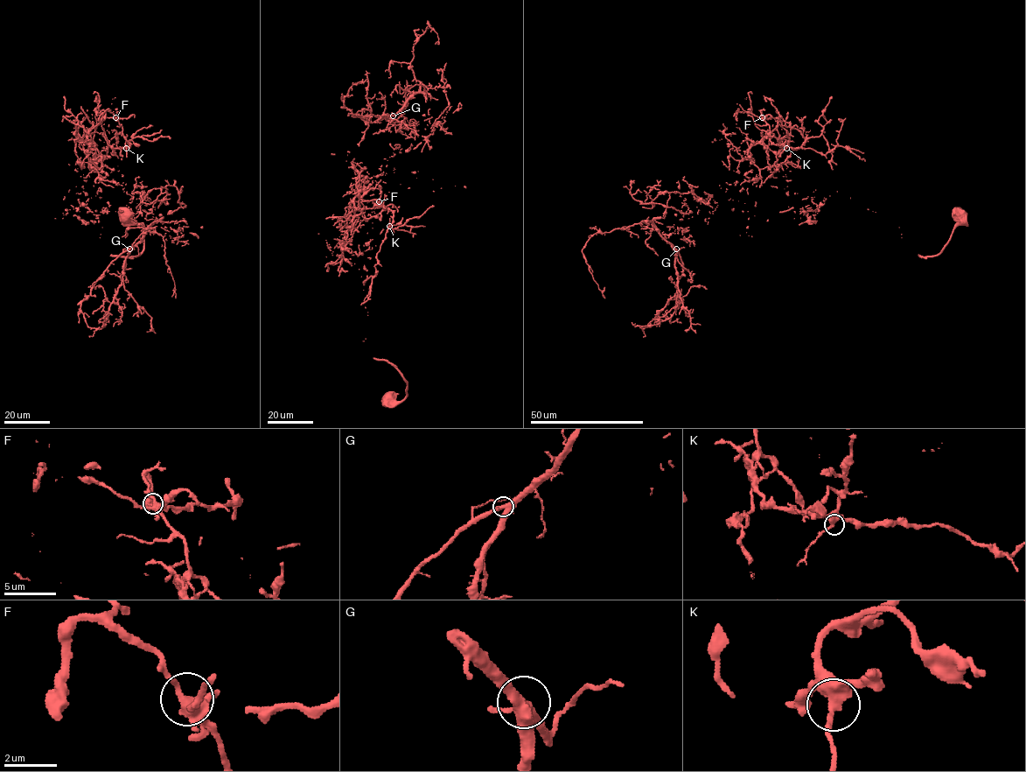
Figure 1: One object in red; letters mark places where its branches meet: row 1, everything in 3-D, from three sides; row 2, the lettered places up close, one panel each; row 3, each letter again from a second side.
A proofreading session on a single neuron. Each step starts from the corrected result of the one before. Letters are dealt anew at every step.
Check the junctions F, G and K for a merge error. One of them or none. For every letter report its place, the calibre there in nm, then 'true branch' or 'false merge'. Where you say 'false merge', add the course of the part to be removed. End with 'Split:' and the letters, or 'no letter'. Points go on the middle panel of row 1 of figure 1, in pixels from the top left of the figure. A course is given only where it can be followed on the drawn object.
F: at (379, 201); 400 nm thick; true branch
G: at (393, 115); 380 nm thick; true branch
K: at (389, 226); 400 nm thick; true branch
Split: no letter

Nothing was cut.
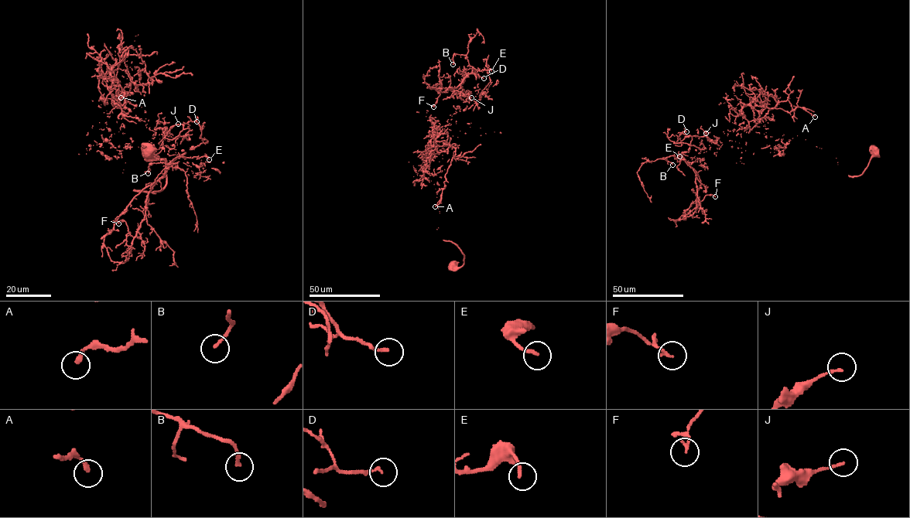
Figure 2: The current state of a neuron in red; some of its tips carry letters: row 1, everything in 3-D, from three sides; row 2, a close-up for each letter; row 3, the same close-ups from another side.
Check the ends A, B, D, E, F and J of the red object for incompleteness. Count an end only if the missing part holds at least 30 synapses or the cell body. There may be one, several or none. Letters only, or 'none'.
none

